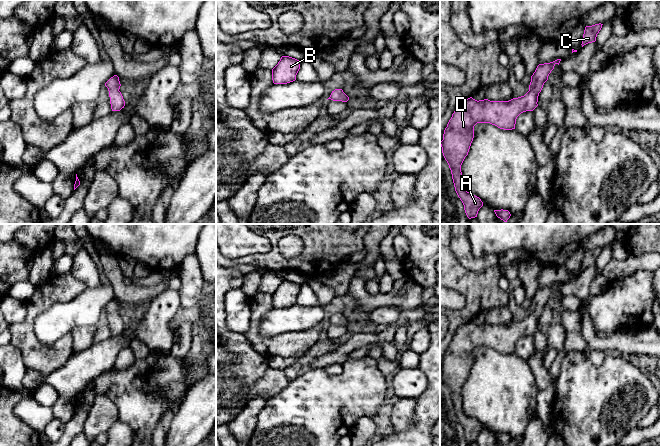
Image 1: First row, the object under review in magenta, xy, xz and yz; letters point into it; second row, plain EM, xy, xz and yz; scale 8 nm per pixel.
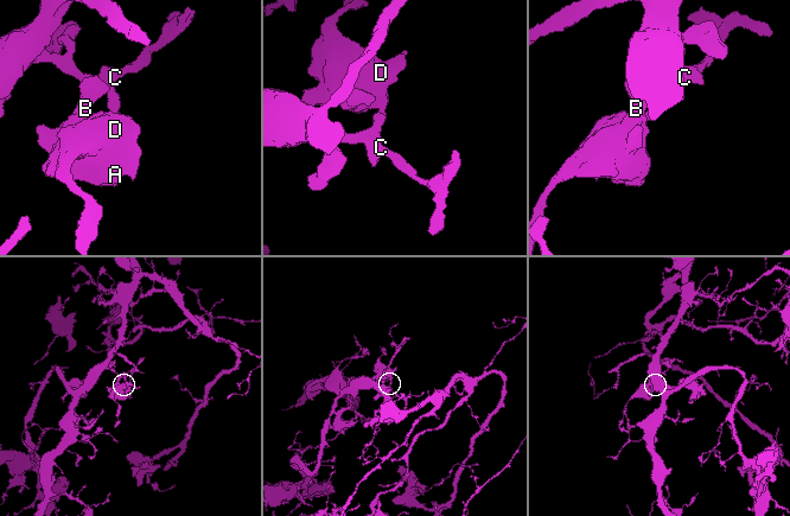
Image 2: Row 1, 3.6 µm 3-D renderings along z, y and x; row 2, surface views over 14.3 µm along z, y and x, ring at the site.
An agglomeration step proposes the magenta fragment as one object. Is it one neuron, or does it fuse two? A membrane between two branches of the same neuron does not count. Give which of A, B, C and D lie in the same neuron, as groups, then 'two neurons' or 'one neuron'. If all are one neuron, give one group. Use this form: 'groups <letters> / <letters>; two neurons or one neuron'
groups A B C D; one neuron

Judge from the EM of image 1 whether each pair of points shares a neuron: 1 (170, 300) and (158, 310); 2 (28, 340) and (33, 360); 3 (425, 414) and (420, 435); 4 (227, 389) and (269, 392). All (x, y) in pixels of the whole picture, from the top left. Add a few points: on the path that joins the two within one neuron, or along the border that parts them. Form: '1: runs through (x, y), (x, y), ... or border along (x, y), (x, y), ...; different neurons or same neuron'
1: runs through (167, 303), (161, 309); same neuron
2: runs through (29, 345), (33, 355); same neuron
3: runs through (425, 419), (422, 430); same neuron
4: runs through (237, 387), (259, 388); same neuron

